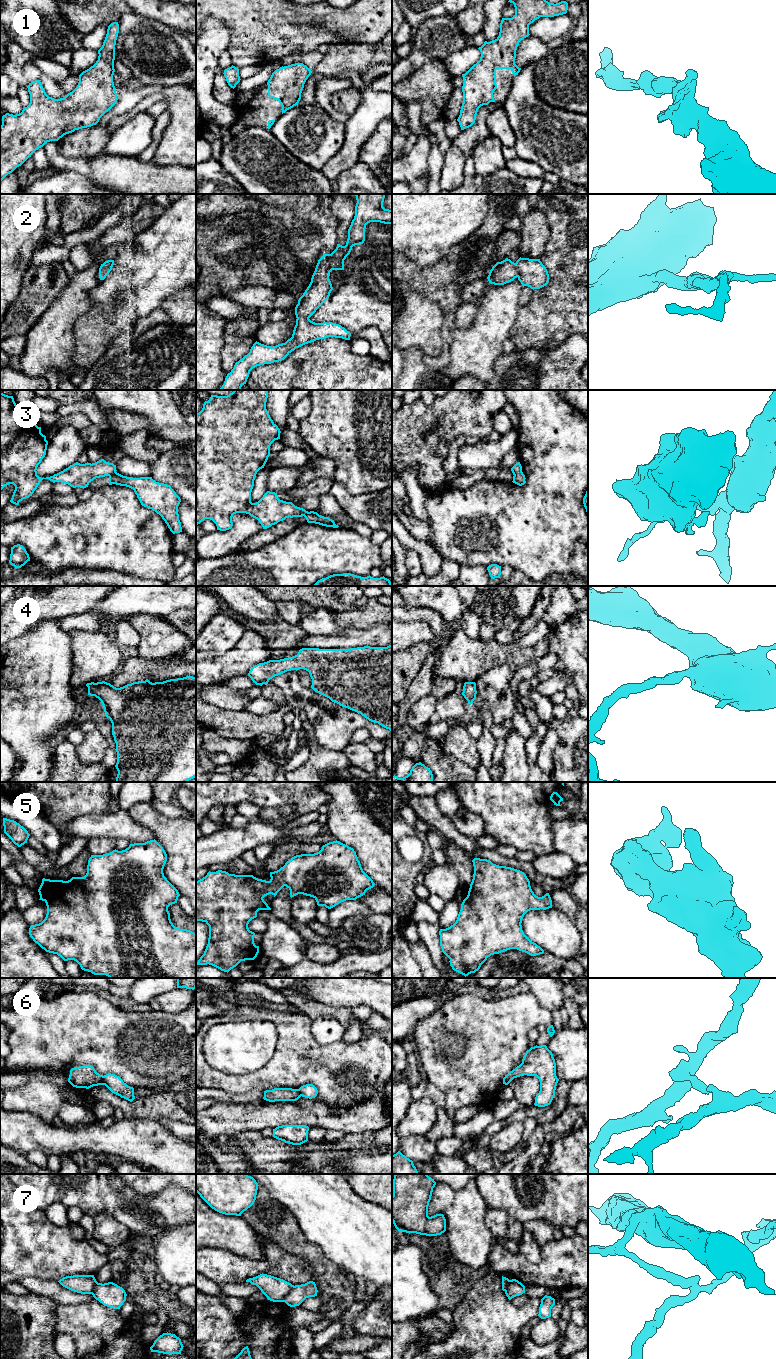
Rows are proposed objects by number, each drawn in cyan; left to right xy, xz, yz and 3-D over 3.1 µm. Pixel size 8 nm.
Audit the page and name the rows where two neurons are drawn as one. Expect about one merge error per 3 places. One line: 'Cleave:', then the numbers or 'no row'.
Cleave: 3, 6, 7

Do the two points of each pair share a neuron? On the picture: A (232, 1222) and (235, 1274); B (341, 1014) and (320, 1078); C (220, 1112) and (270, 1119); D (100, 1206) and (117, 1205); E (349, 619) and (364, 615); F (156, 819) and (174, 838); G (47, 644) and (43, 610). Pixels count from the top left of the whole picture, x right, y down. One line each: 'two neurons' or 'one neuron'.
A: two neurons
B: two neurons
C: one neuron
D: one neuron
E: one neuron
F: one neuron
G: two neurons

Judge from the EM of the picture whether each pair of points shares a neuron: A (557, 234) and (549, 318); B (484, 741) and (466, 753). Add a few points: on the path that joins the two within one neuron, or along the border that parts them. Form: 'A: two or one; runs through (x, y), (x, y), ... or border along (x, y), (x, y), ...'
A: one; runs through (555, 255), (555, 297)
B: two; border along (475, 740), (481, 761)

